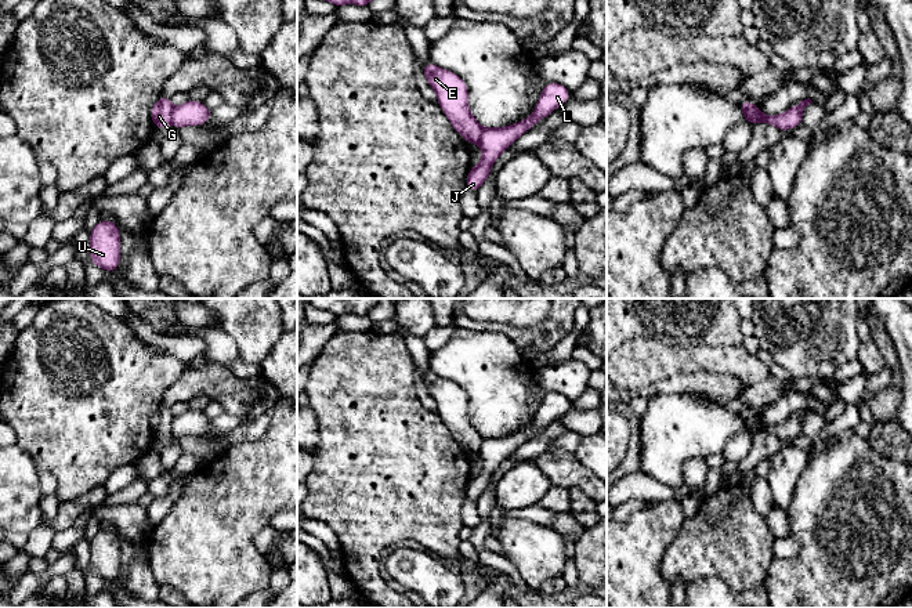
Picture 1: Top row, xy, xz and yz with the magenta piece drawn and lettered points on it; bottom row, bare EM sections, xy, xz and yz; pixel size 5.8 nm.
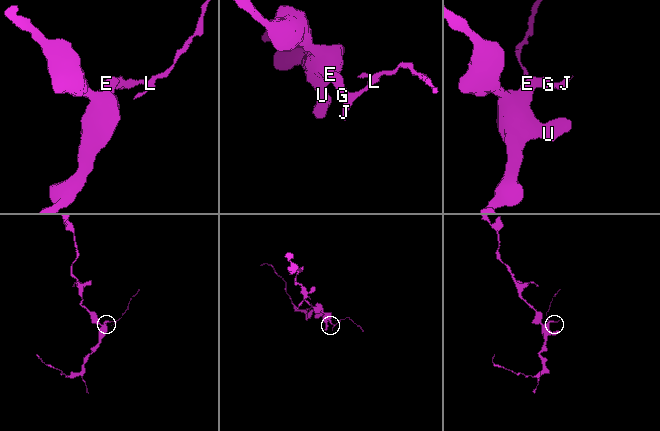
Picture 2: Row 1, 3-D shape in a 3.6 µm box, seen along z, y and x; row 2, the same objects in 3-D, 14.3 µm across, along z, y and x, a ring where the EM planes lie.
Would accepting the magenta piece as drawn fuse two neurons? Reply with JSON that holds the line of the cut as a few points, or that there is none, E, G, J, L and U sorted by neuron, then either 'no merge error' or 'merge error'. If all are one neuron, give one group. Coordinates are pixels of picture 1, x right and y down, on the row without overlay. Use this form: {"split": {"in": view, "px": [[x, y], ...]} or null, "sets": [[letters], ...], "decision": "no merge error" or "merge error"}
{"split": {"in": "xy", "px": [[174, 418], [170, 433]]}, "sets": [["E", "G", "U"], ["J", "L"]], "decision": "merge error"}

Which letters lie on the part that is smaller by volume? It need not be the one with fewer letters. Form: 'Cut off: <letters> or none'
Cut off: J, L

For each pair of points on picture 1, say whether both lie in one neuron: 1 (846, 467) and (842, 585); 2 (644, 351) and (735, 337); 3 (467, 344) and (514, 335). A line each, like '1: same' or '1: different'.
1: same
2: different
3: different

